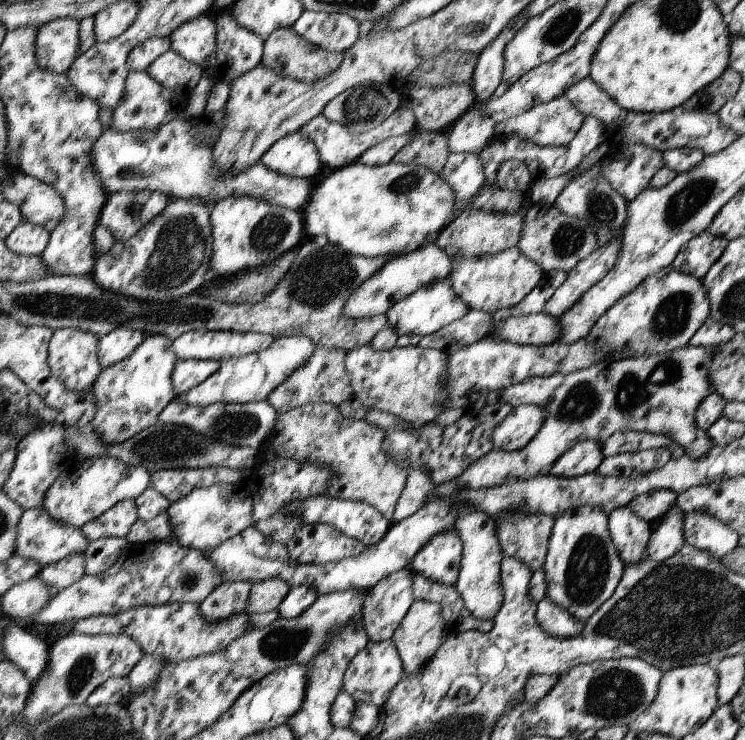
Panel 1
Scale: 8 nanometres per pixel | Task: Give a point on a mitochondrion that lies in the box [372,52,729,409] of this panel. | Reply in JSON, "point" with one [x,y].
{"point":[688,201]}

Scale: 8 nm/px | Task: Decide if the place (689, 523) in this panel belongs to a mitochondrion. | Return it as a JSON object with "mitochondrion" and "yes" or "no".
{"mitochondrion":"no"}

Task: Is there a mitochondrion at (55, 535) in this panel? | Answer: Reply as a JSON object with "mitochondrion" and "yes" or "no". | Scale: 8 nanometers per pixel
{"mitochondrion":"no"}

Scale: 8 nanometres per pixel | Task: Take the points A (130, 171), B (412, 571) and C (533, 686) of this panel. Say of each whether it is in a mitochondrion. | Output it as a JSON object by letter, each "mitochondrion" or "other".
{"A":"mitochondrion","B":"other","C":"other"}

